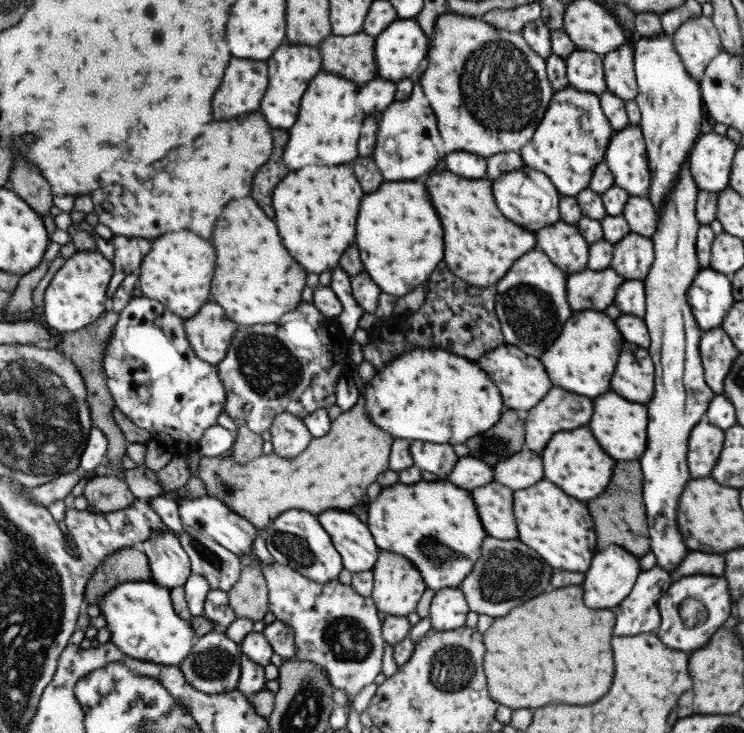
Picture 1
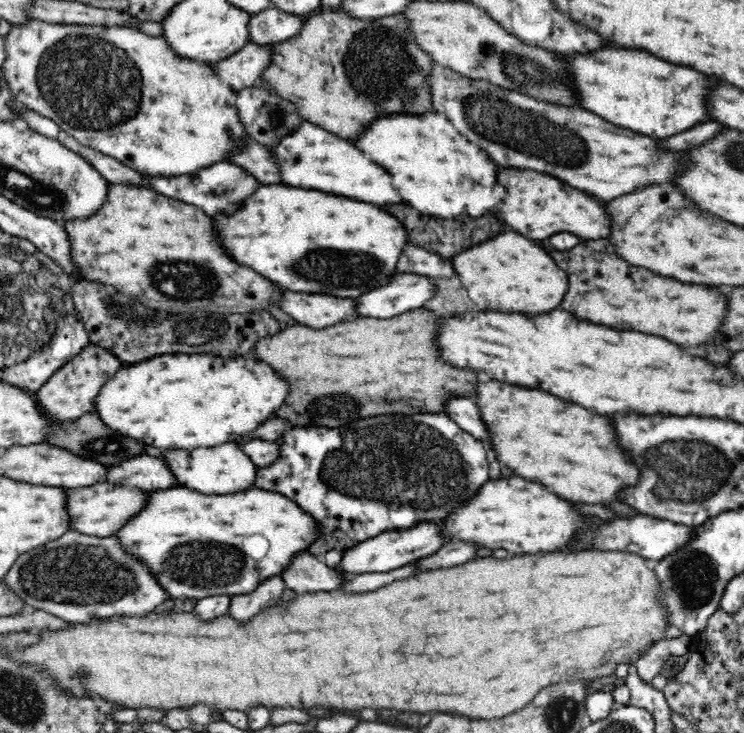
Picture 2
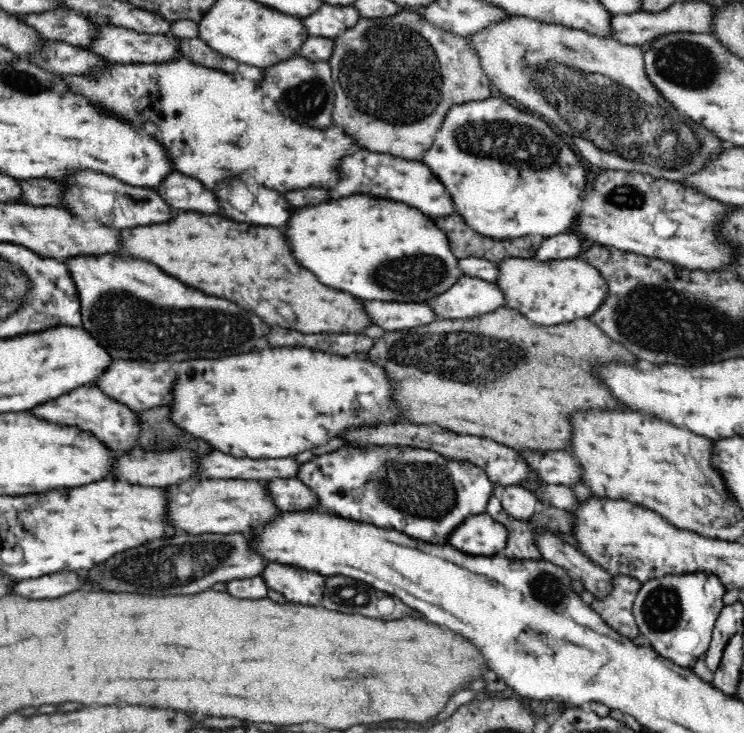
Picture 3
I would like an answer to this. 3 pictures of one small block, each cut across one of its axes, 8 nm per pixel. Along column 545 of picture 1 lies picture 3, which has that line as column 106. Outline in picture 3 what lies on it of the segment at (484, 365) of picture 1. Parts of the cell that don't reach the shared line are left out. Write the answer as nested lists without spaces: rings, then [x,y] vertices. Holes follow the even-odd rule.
[[[118,360],[108,374],[96,384],[104,394],[108,394],[112,400],[122,402],[124,406],[128,406],[132,412],[146,412],[150,408],[160,408],[160,406],[168,406],[172,404],[174,398],[174,384],[176,384],[176,374],[178,370],[174,370],[172,362],[124,362]]]

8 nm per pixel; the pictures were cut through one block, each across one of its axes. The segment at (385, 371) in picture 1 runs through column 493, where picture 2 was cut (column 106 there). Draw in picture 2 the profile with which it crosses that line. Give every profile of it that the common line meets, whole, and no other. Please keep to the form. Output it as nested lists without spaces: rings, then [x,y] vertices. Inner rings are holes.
[[[164,354],[158,358],[130,364],[116,380],[108,382],[96,398],[96,412],[102,422],[122,436],[132,436],[138,442],[146,442],[160,450],[194,450],[212,448],[228,442],[236,442],[250,436],[258,426],[274,420],[276,412],[288,400],[290,382],[276,374],[272,366],[248,356],[220,358],[212,354]]]

